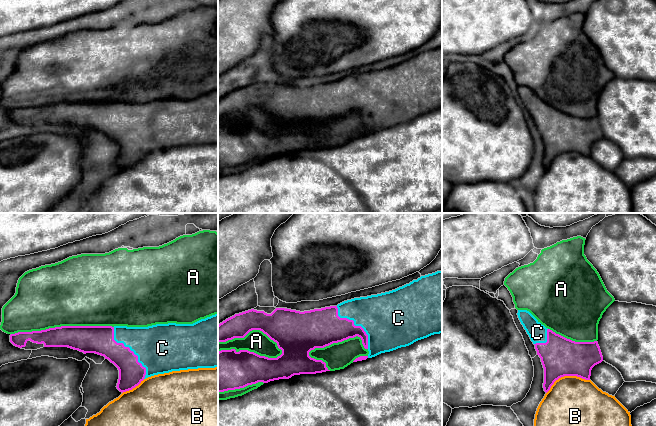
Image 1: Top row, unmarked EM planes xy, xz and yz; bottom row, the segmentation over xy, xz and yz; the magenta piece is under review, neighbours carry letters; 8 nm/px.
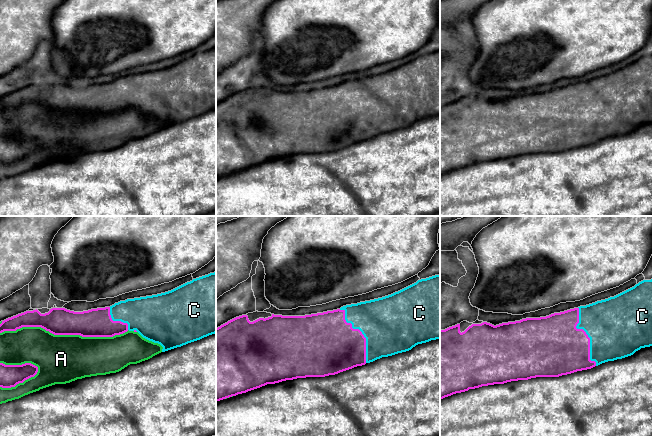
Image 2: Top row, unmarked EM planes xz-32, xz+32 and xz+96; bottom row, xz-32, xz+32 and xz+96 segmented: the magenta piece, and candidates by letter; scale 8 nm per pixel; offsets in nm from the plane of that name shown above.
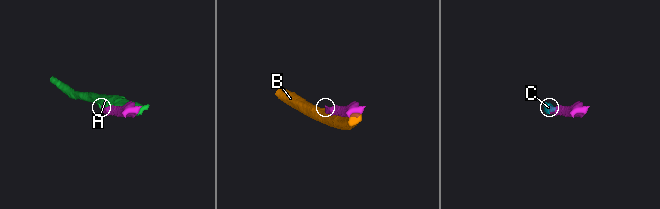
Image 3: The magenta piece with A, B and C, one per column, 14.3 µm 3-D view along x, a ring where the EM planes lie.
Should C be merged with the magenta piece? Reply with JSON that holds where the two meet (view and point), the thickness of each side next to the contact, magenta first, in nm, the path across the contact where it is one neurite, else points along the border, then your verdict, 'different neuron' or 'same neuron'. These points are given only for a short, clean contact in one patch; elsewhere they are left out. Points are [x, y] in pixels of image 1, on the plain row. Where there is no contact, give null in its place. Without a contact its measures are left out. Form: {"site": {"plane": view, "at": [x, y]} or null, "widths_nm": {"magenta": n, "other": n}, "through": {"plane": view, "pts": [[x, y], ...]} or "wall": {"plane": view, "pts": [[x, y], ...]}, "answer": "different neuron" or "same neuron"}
{"site": {"plane": "xy", "at": [130, 126]}, "widths_nm": {"magenta": 220, "other": 400}, "answer": "same neuron"}

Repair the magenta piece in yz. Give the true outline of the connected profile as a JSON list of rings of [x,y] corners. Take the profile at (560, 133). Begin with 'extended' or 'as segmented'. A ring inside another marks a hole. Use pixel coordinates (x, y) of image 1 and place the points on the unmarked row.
extended; [[[518,86],[517,91],[541,134],[546,169],[556,156],[564,152],[590,156],[592,144],[603,137],[597,117],[567,115],[546,104],[527,86]]]

